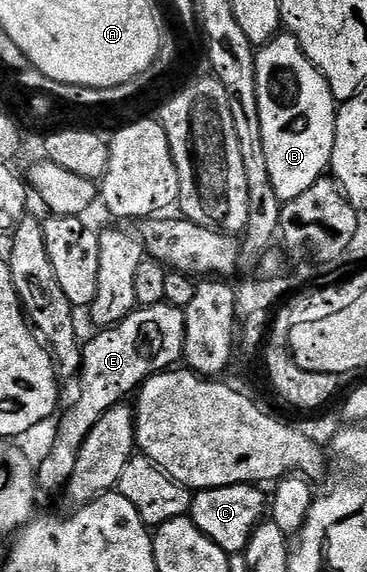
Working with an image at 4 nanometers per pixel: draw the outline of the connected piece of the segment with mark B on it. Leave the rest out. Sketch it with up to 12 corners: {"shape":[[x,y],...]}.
{"shape":[[287,32],[256,50],[281,203],[329,173],[338,103]]}

